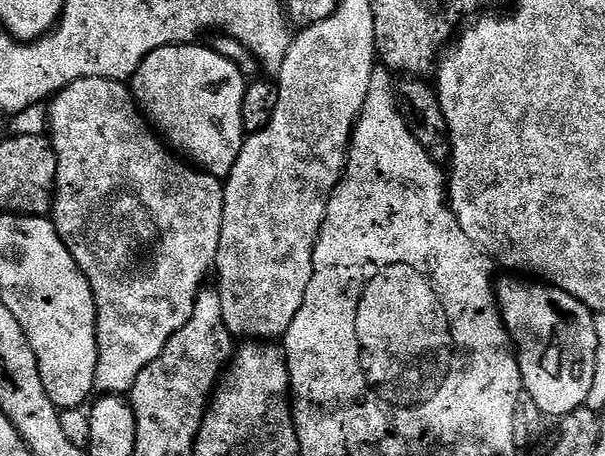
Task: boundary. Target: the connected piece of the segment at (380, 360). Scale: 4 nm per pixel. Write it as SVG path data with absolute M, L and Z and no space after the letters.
M392 268L392 270L380 270L374 274L374 278L370 278L370 282L364 286L364 290L360 290L360 296L358 296L358 302L356 302L356 314L354 314L354 336L356 336L356 362L358 362L358 370L360 370L360 376L368 388L368 394L374 396L374 398L380 398L382 402L394 406L394 410L418 410L418 408L424 408L428 406L446 386L450 374L452 374L452 368L454 364L460 362L458 358L458 334L454 330L454 320L450 318L450 314L444 314L442 306L438 304L436 296L432 294L430 288L436 288L436 286L428 286L430 282L434 282L436 276L432 272L432 268Z

